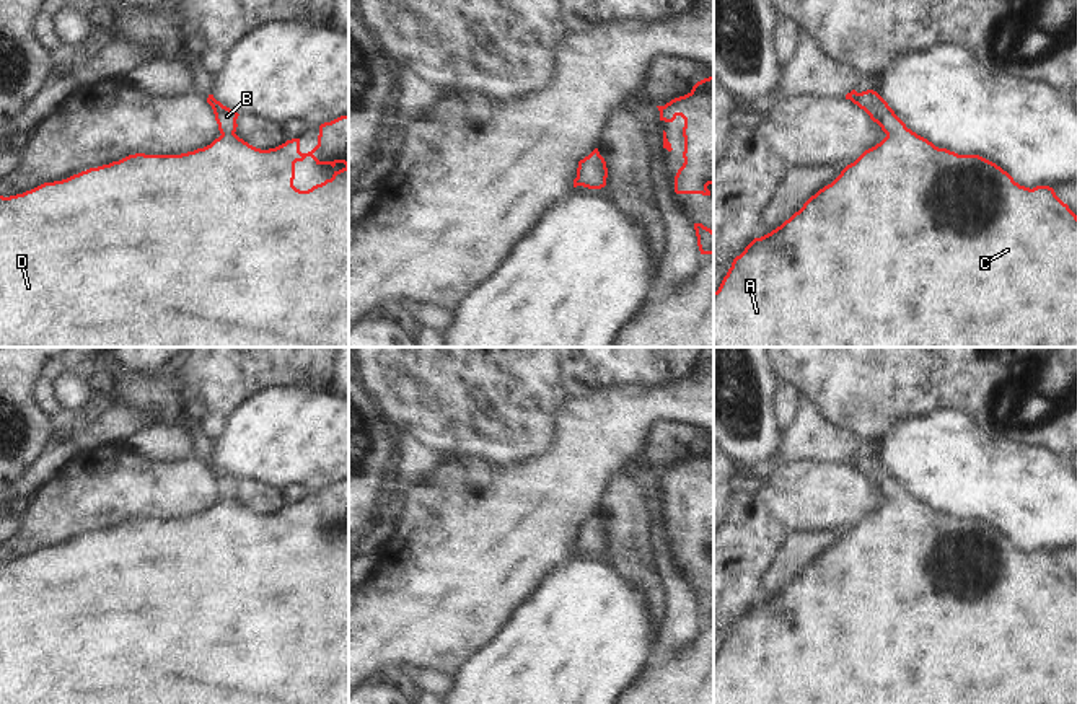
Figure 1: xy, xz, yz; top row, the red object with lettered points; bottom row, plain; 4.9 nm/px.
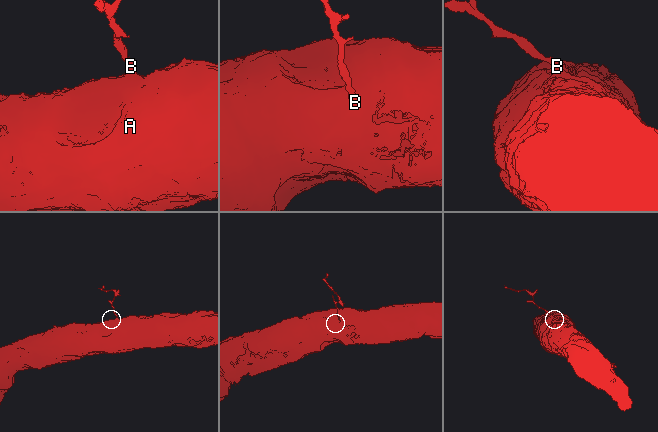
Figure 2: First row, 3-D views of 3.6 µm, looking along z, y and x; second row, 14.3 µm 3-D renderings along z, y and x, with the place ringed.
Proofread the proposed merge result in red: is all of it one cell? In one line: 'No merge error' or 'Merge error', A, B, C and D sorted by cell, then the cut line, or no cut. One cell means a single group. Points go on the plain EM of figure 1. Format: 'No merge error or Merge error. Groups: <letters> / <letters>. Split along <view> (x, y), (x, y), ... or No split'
No merge error. Groups: A B C D. No split.

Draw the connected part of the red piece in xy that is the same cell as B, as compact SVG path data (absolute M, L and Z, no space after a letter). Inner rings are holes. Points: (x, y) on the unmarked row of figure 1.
M209 460L207 468L213 474L222 500L204 513L181 520L135 518L109 530L90 533L62 546L44 548L23 559L0 561L0 704L349 704L349 479L321 489L318 510L308 518L300 517L300 504L287 505L275 513L261 515L235 499L240 481L236 476L223 471L213 460ZM306 521L311 521L316 530L331 530L334 533L337 528L344 528L345 531L334 536L331 544L308 556L300 556L293 551L295 528L303 526Z

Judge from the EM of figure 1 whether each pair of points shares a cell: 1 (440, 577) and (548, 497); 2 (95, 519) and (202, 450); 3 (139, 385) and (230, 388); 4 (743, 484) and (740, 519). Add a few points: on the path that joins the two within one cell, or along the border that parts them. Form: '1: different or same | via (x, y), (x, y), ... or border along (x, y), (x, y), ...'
1: same | via (466, 556), (491, 532), (522, 520)
2: different | border along (191, 455), (206, 463)
3: different | border along (176, 374), (181, 383), (183, 416), (194, 422)
4: different | border along (748, 491), (738, 492), (730, 502)

